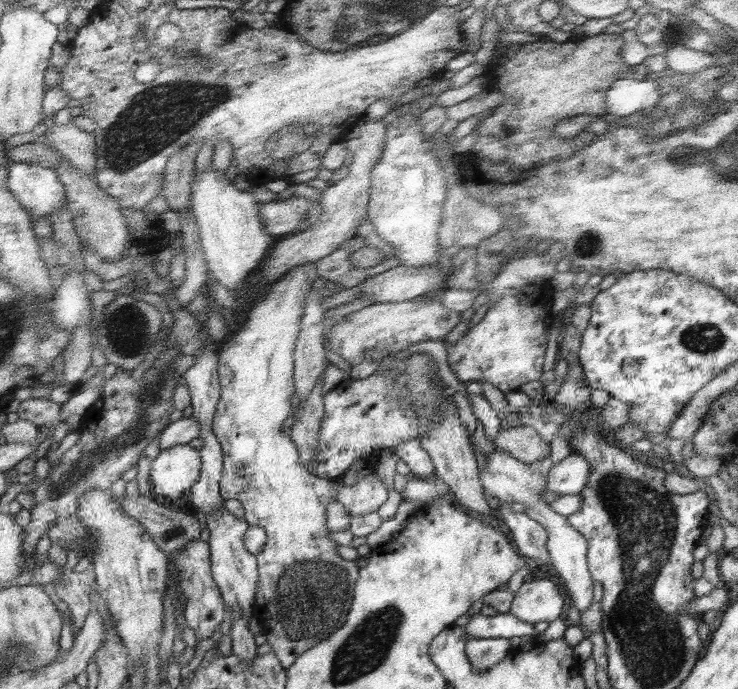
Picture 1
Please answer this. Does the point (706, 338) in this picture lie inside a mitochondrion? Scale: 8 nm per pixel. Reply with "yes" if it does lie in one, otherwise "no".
yes

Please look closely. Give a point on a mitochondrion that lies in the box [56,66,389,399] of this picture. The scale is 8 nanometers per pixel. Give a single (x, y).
(127, 144)

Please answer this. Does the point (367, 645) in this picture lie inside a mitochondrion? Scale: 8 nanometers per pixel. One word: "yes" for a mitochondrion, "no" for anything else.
yes

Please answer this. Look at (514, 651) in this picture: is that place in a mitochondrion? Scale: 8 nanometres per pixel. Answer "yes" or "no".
no

